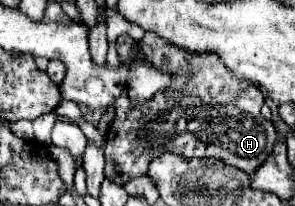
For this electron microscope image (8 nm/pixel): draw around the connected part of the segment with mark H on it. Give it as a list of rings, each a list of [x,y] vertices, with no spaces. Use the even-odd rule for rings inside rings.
[[[146,31],[140,39],[140,45],[144,45],[144,53],[152,57],[154,65],[160,65],[160,69],[168,69],[170,73],[184,73],[184,69],[196,69],[196,77],[192,77],[192,85],[184,89],[184,93],[158,93],[152,101],[144,105],[128,105],[128,97],[120,97],[116,101],[116,115],[106,135],[106,177],[110,177],[114,183],[126,183],[134,177],[146,175],[148,161],[152,157],[158,157],[164,151],[172,151],[184,157],[216,157],[222,159],[226,165],[238,167],[246,173],[254,173],[264,161],[274,153],[276,145],[276,127],[272,121],[266,121],[260,115],[260,107],[264,103],[264,95],[260,89],[244,79],[238,79],[216,53],[190,53],[188,49],[182,49],[178,45],[172,45],[164,39],[160,39],[156,33]]]

